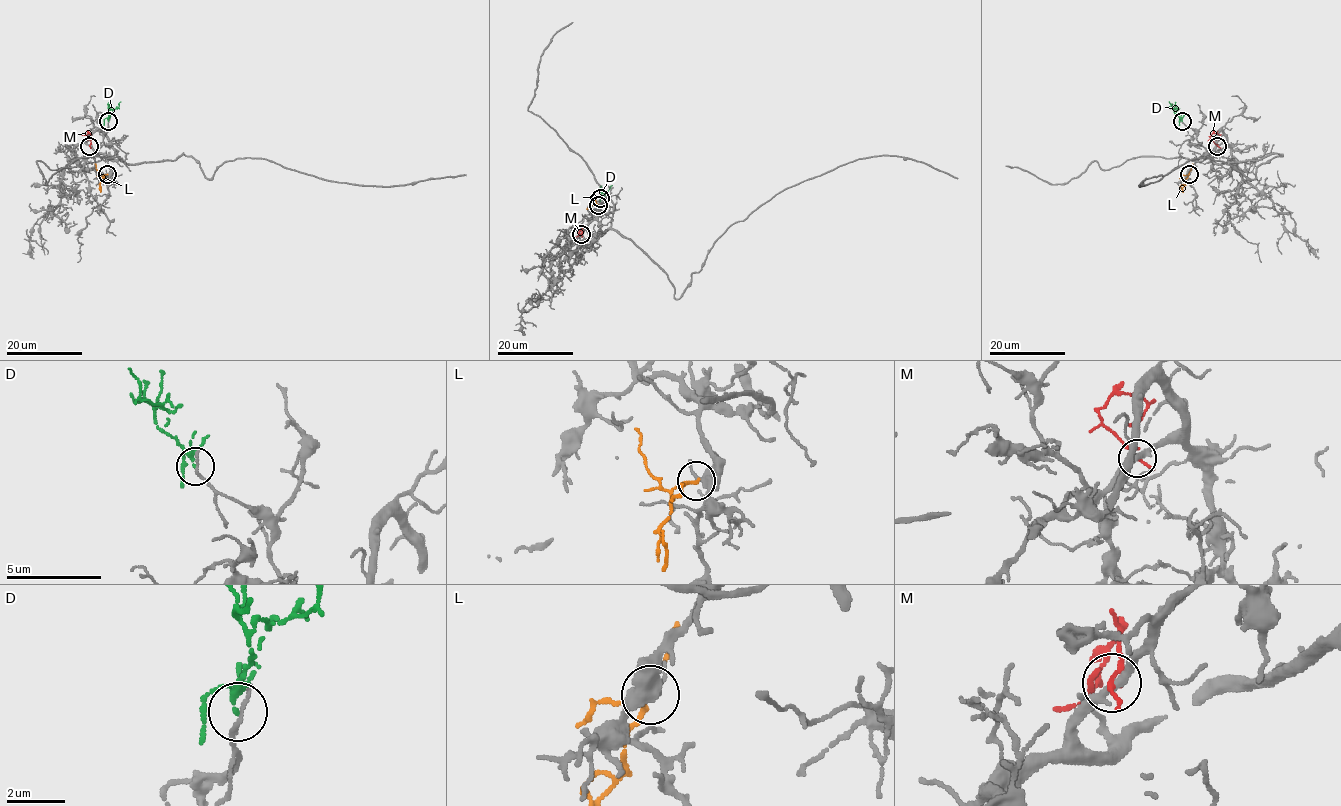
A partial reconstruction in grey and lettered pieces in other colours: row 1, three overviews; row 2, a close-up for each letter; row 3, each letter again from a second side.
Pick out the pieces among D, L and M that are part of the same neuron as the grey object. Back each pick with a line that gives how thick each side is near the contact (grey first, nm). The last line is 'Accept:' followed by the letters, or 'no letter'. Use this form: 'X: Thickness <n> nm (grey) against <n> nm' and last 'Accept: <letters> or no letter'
L: Thickness 240 nm (grey) against 140 nm
Accept: L

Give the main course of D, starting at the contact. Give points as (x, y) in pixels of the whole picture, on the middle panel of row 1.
D: (600, 198), (601, 193), (612, 185)

